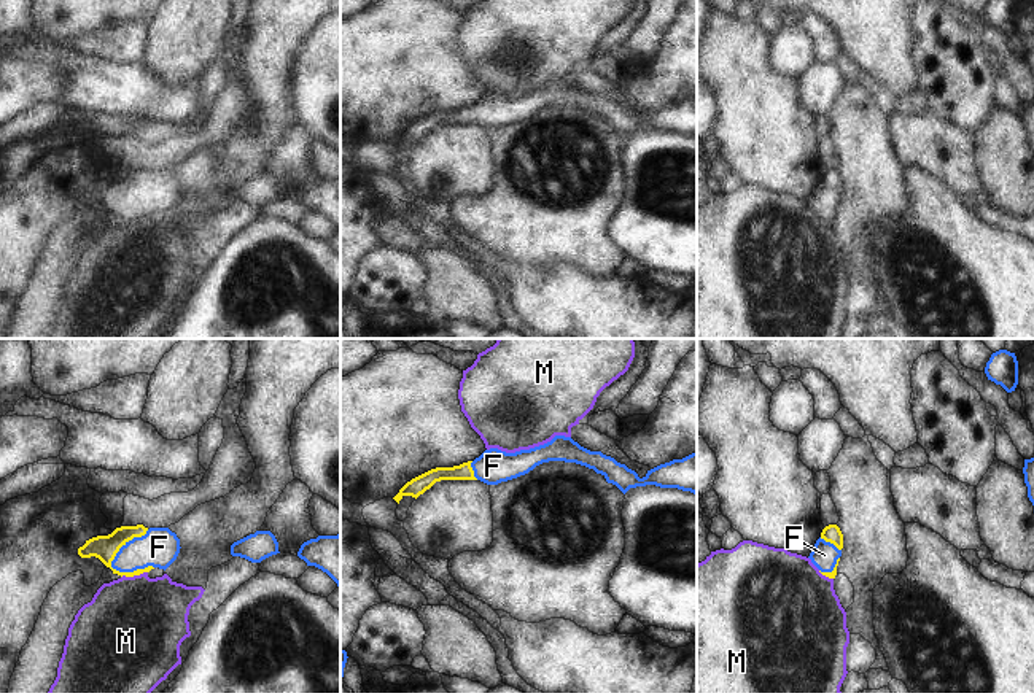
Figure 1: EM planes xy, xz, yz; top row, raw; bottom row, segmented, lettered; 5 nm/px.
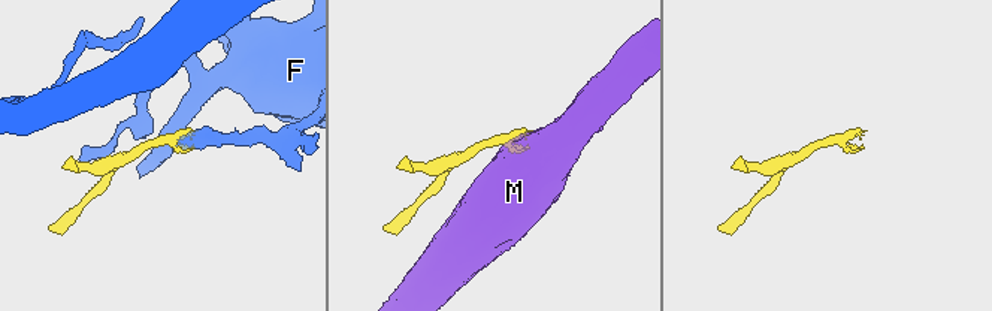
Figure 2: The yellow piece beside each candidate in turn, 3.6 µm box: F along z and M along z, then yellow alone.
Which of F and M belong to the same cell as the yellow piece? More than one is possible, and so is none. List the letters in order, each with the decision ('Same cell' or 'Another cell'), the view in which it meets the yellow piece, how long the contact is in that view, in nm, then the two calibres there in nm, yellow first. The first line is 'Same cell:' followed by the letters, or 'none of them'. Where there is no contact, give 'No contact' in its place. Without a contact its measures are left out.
Same cell: F
F: Same cell. Touches yellow in xy. Shared border 280 nm. Thickness 130 nm (yellow) against 200 nm
M: Another cell. Touches yellow in xy. Shared border 140 nm. Thickness 130 nm (yellow) against 480 nm

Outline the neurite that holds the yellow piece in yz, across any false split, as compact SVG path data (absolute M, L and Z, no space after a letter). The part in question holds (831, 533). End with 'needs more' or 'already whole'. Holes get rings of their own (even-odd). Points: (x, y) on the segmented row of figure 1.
M829 525L822 529L808 558L822 575L835 579L842 548L843 534L840 528L837 525Z; needs more

